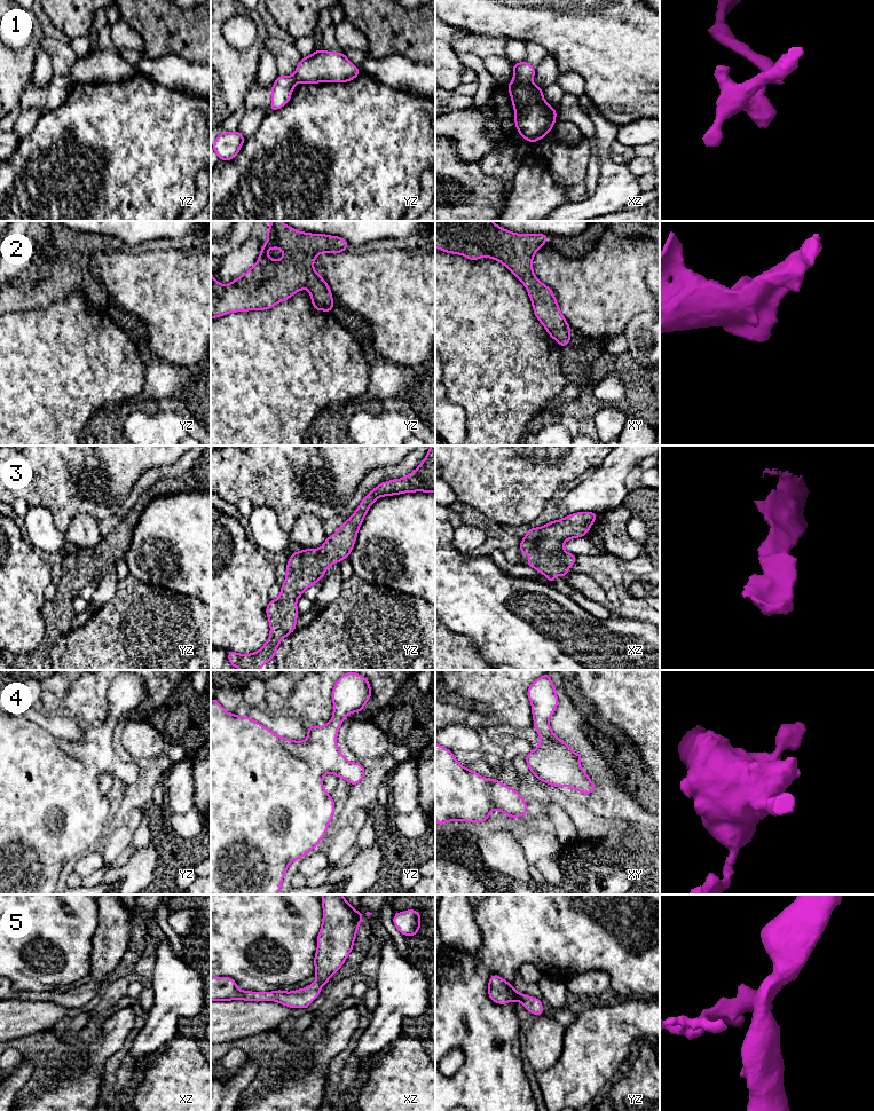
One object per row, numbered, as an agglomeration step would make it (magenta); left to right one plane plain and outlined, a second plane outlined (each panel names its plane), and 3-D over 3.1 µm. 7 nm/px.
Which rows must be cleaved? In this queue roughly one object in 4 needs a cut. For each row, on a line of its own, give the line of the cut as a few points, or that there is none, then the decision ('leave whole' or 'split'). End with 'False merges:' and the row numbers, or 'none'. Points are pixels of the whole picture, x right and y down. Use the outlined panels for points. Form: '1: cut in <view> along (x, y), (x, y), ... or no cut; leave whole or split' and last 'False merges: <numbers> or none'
1: cut in xz along (513, 78), (520, 81), (532, 81); split
2: no cut; leave whole
3: no cut; leave whole
4: no cut; leave whole
5: no cut; leave whole
False merges: 1

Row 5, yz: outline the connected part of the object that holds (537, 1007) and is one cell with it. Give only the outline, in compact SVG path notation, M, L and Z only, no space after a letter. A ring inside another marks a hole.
M494 974L488 982L488 995L493 1002L498 1004L505 1004L511 1001L518 1003L521 1001L523 1007L535 1016L538 1017L543 1014L543 1004L540 999L518 993L512 984L496 974Z

